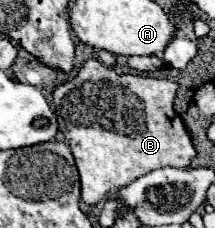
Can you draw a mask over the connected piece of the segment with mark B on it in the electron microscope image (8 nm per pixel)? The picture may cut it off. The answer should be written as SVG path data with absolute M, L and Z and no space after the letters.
M87 59L75 77L57 85L53 91L55 113L59 131L65 143L71 147L79 175L81 175L81 199L89 205L99 203L109 191L119 191L131 181L161 167L189 167L197 155L193 139L183 119L173 109L177 83L169 79L153 79L141 75L117 75L111 67L99 59Z

